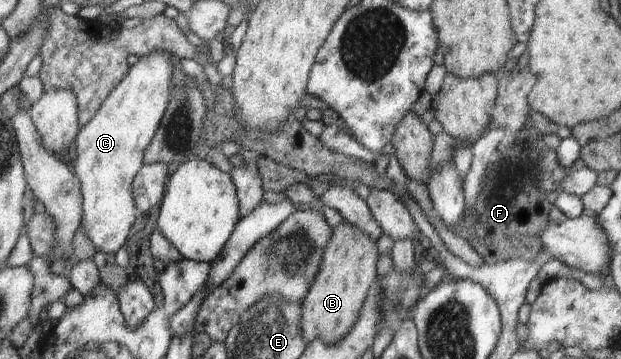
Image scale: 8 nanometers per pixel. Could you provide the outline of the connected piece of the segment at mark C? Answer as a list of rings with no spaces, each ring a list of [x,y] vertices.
[[[155,49],[152,52],[139,53],[138,62],[129,66],[122,82],[118,82],[118,86],[115,86],[102,102],[96,116],[86,126],[81,127],[75,138],[69,165],[82,190],[82,230],[95,250],[100,250],[106,255],[116,254],[125,245],[132,225],[136,222],[138,210],[132,198],[132,183],[134,176],[144,164],[144,152],[150,146],[162,116],[166,114],[173,89],[172,74],[174,65],[170,52]]]

